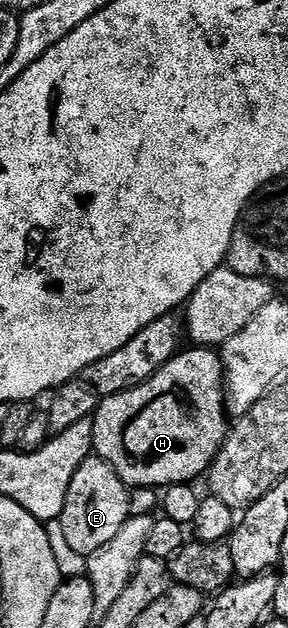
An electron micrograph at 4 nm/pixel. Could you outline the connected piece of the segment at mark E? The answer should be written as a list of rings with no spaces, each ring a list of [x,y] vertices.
[[[90,455],[75,471],[71,487],[67,487],[67,503],[59,518],[59,526],[65,532],[65,541],[77,553],[91,555],[102,549],[126,523],[131,516],[129,512],[130,486],[109,466],[103,458]]]

